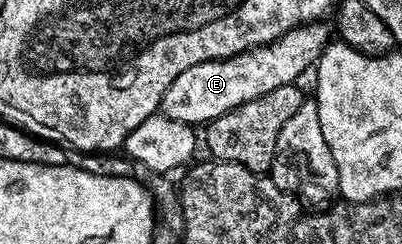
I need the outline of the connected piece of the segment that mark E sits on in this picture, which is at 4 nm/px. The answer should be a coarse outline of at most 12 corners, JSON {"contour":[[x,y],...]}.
{"contour":[[326,23],[189,66],[161,112],[206,126],[314,69]]}

